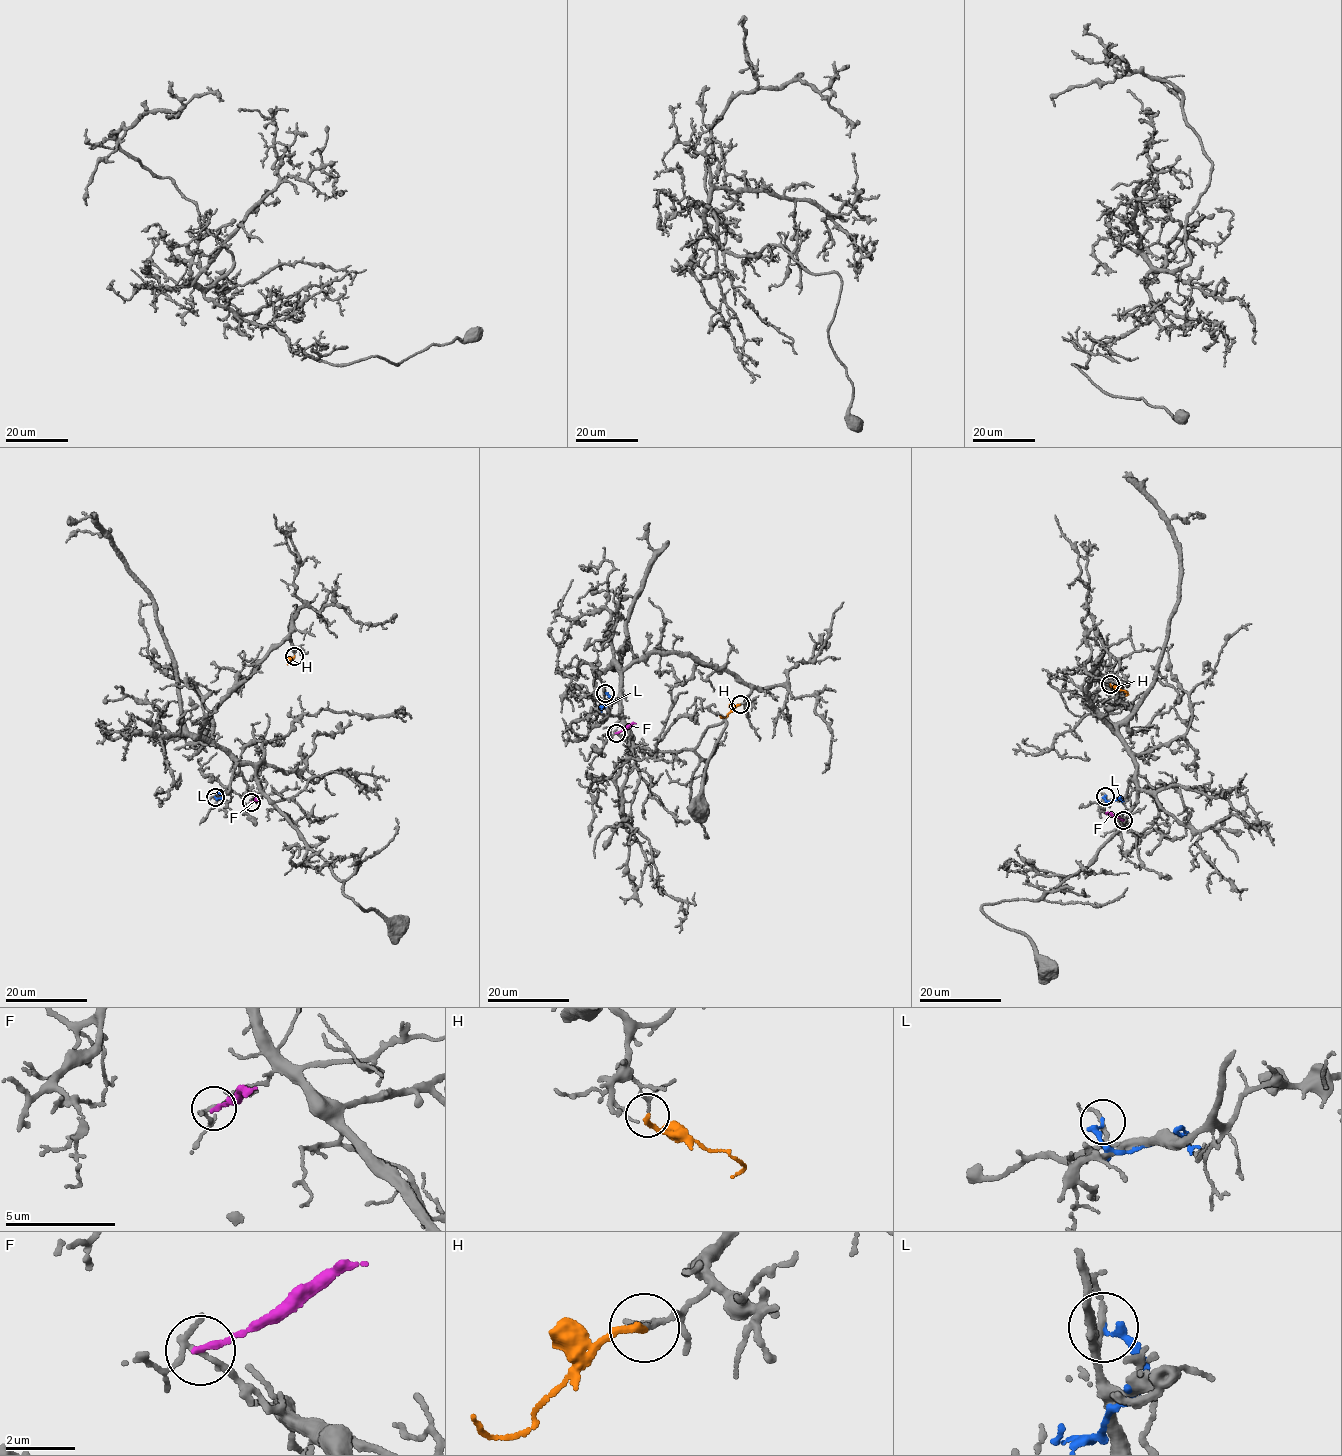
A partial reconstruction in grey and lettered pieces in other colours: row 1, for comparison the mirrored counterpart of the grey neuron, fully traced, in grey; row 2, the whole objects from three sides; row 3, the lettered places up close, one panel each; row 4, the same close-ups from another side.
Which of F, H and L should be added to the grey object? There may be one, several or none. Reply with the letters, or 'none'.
none

